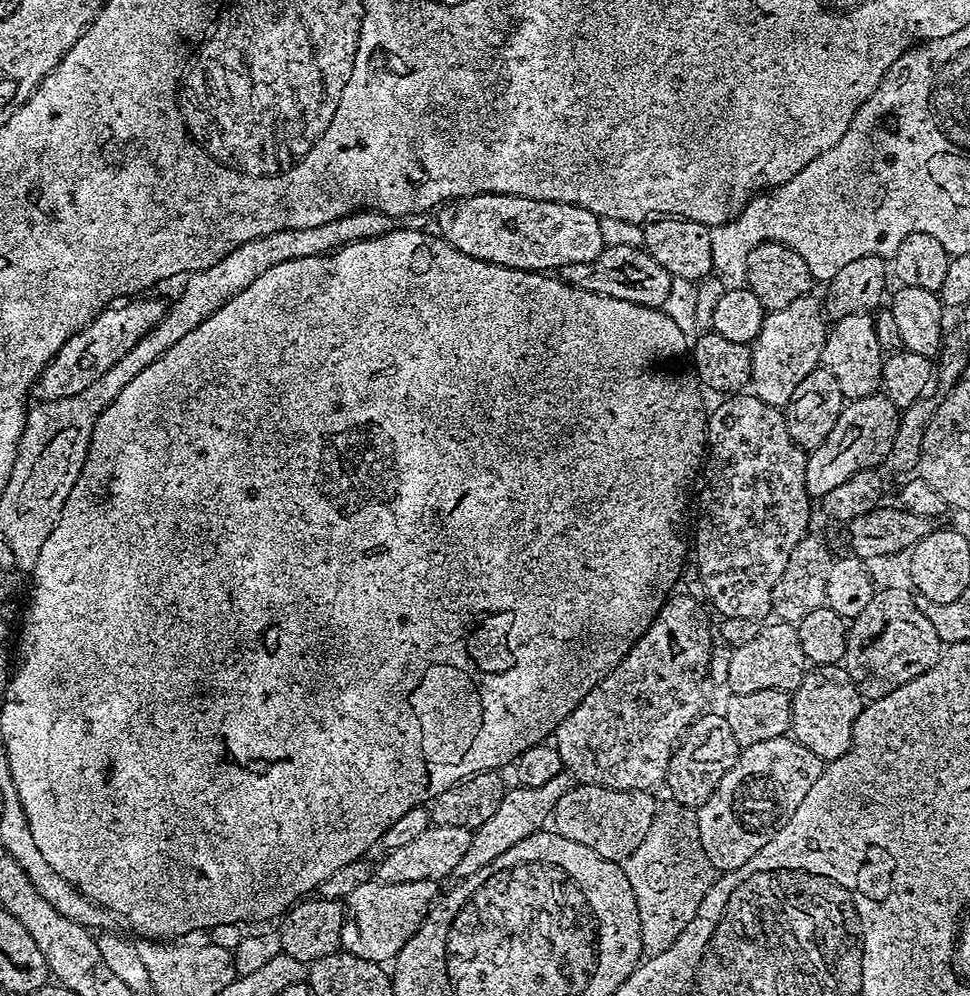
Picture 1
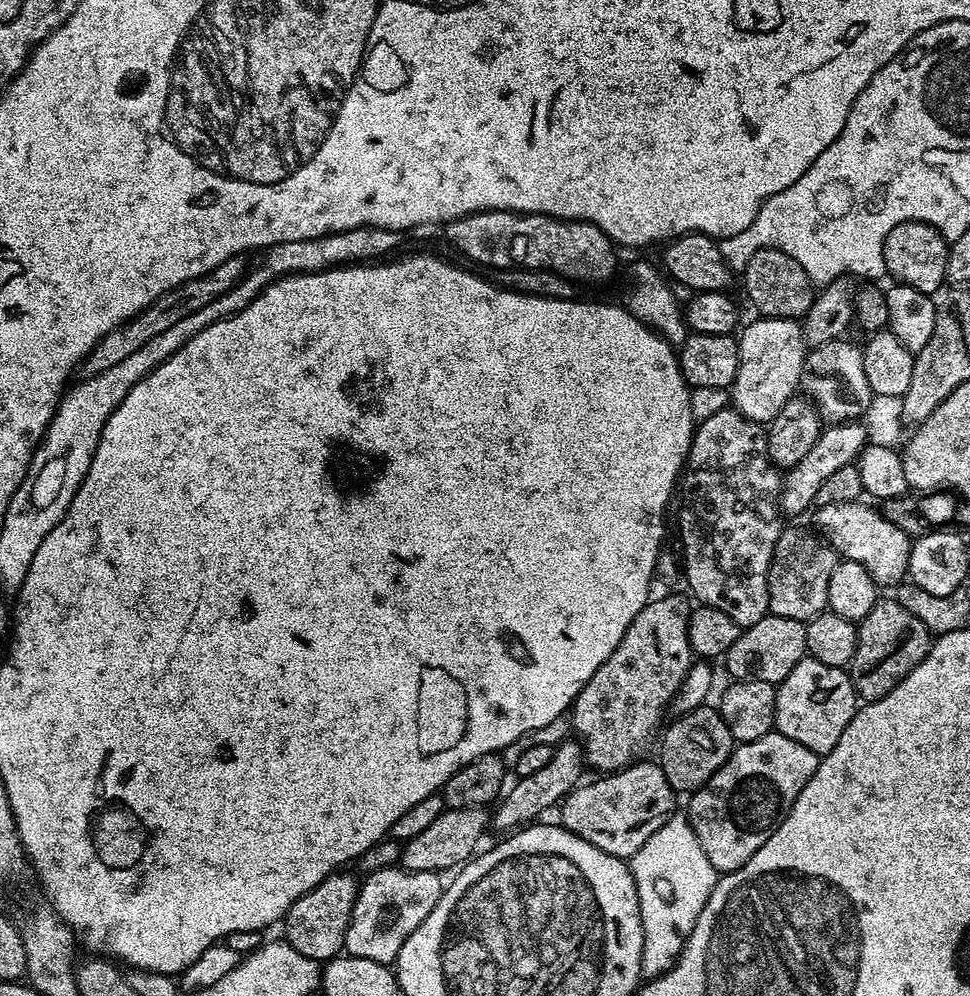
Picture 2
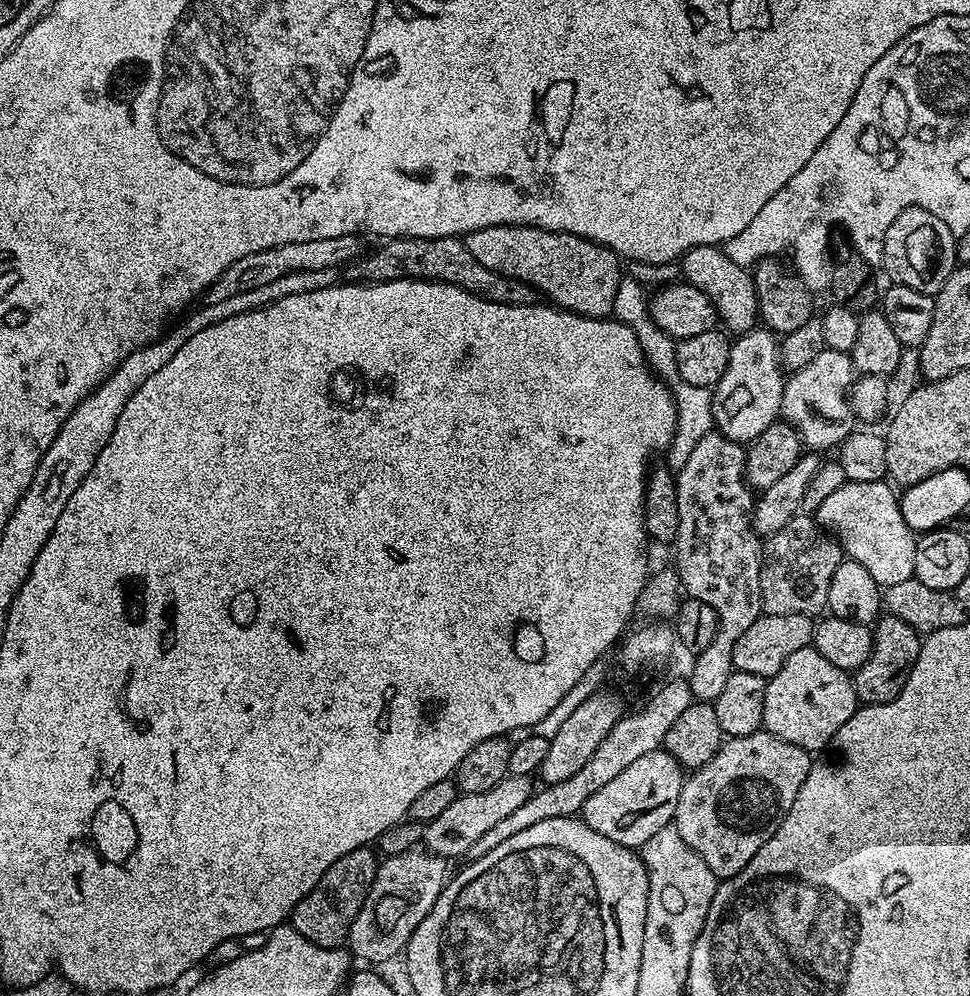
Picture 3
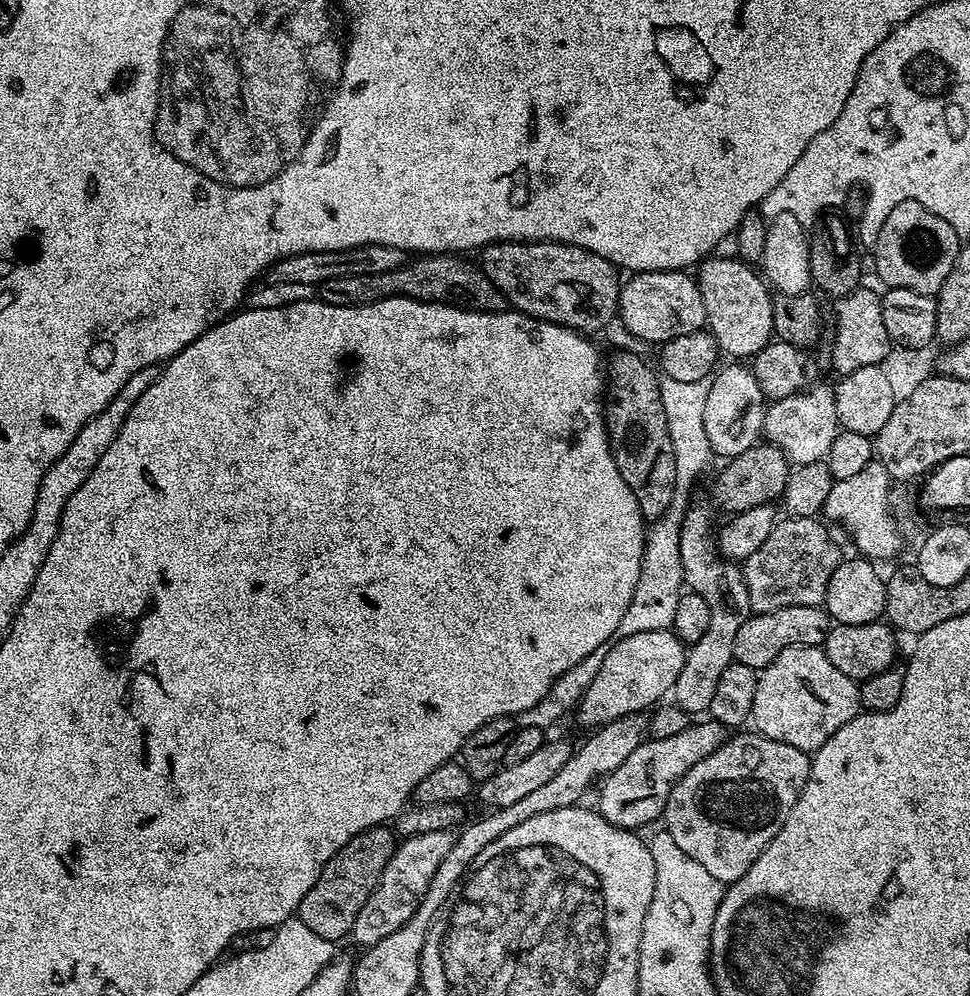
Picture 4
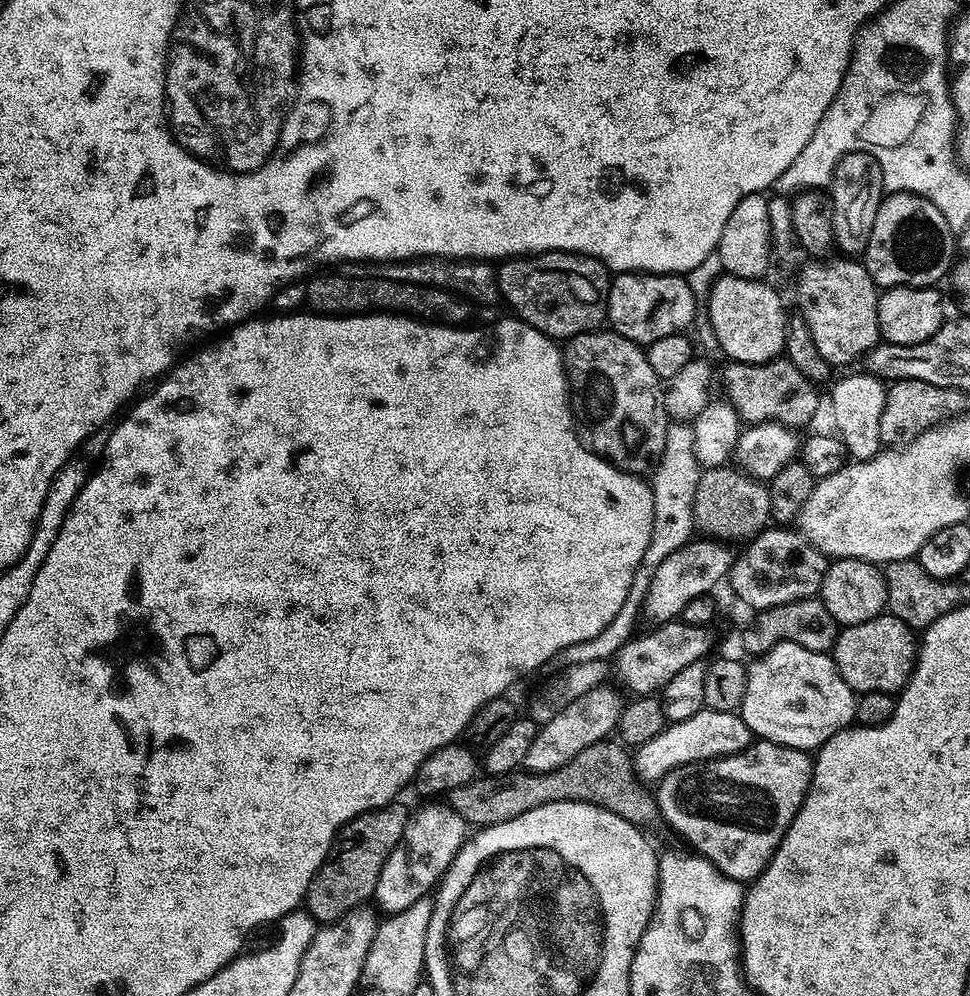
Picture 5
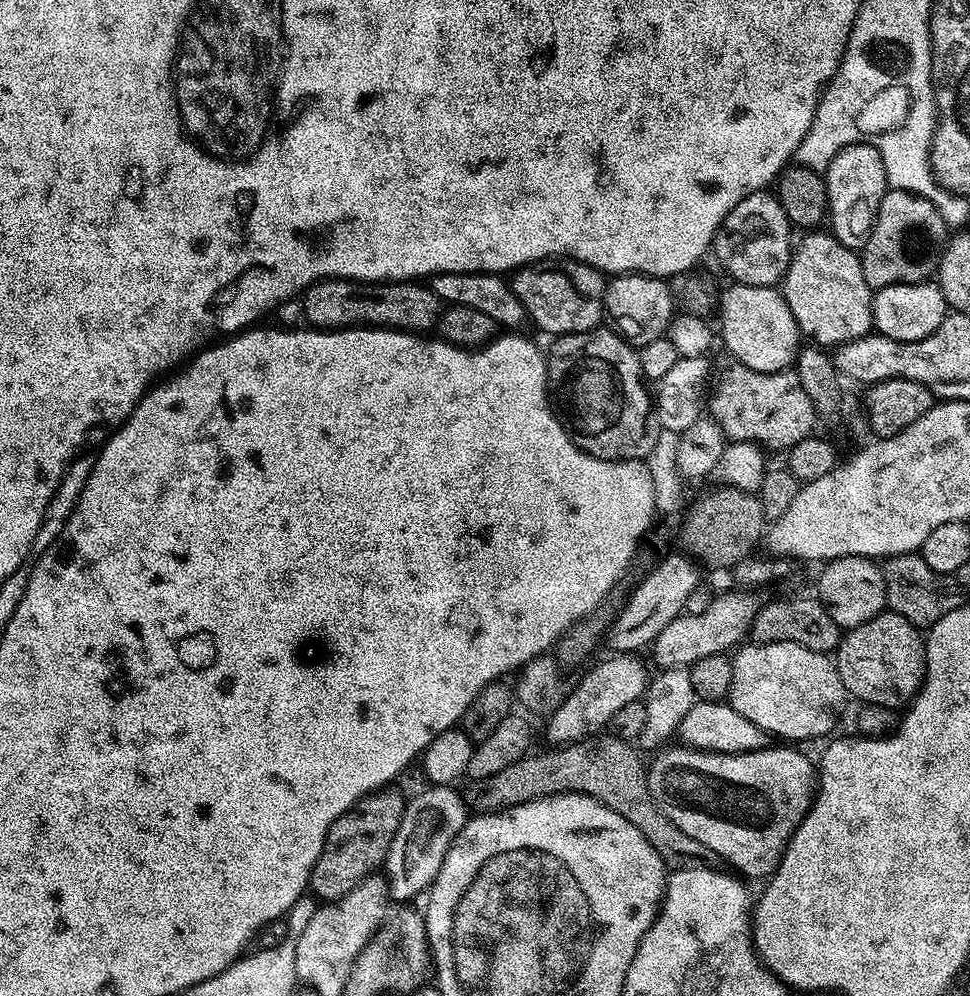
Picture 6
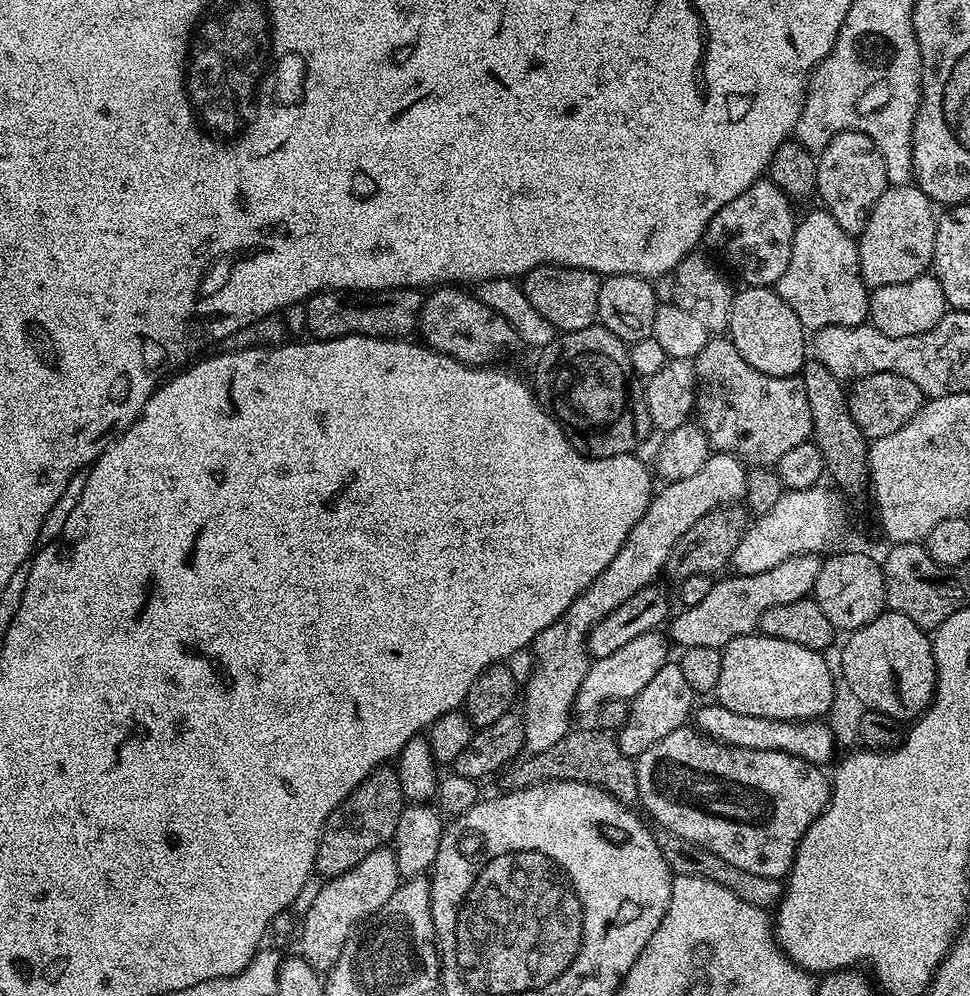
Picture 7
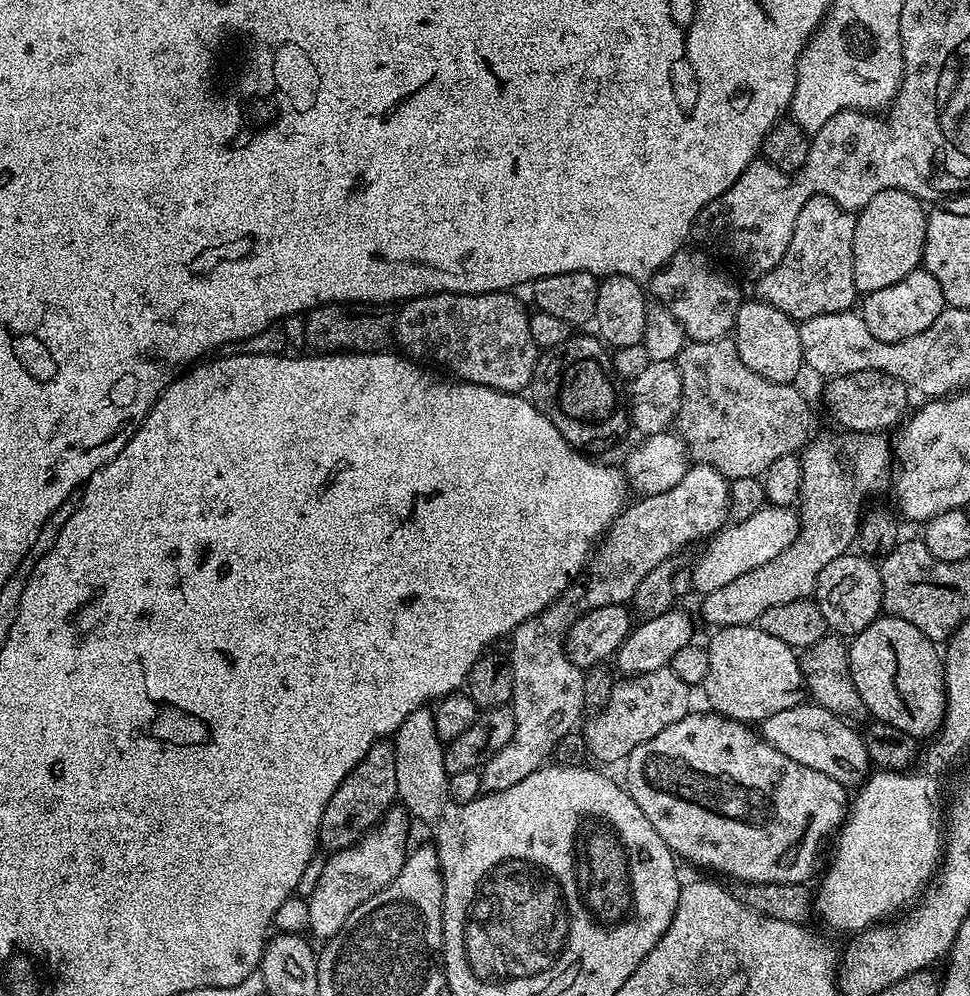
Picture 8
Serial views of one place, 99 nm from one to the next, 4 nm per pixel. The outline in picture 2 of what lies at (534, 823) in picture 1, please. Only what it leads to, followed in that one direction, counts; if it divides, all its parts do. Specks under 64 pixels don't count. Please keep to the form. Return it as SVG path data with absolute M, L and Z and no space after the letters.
M568 738L555 745L550 762L542 766L529 776L521 776L515 782L516 785L509 787L503 793L502 799L495 805L496 813L493 811L490 816L490 824L493 829L497 828L500 834L508 834L521 826L527 826L539 821L540 816L547 808L555 809L560 801L581 783L580 776L586 772L586 761L582 755L582 749L575 739Z

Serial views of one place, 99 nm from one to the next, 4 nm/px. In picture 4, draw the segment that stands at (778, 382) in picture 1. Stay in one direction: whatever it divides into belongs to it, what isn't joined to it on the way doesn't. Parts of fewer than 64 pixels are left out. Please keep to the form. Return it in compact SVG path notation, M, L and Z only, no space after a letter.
M732 362L729 368L721 367L713 378L713 386L707 395L703 425L709 438L709 446L717 457L731 458L750 450L761 439L764 431L766 397L758 386L751 367Z

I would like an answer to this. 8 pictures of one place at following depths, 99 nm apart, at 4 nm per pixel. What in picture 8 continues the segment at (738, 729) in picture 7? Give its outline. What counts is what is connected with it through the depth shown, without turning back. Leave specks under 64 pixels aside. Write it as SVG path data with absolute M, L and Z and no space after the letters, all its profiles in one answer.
M801 702L759 721L758 731L774 750L786 754L786 758L794 758L798 766L810 766L810 770L818 770L818 774L826 774L845 786L859 786L870 775L868 751L863 735L844 720L847 719L843 715L826 710L820 704Z

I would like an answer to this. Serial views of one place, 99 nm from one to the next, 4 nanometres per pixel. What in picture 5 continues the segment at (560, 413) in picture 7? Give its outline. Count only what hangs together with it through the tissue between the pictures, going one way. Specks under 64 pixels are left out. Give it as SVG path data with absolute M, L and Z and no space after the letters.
M597 330L573 336L567 341L563 353L574 419L582 429L582 436L588 447L603 460L633 477L643 477L640 476L643 472L651 473L663 458L670 417L664 406L665 389L658 374L654 374L650 366L647 351L617 332Z

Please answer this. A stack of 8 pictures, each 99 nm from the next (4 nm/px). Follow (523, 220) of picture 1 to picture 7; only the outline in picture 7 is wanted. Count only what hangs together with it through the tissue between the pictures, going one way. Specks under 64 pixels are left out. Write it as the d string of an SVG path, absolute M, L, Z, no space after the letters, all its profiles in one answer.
M539 264L537 268L532 268L525 272L522 277L522 287L526 298L530 298L530 306L546 318L561 333L573 332L574 330L586 330L592 324L597 323L598 317L598 290L600 289L601 277L597 273L585 268L567 268L561 264Z

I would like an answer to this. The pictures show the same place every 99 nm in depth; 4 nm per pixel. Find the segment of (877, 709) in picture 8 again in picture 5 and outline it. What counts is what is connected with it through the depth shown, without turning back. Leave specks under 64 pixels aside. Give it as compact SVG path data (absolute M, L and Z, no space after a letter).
M881 614L870 618L870 622L861 624L850 624L841 627L836 633L836 645L830 653L832 660L836 663L838 674L846 678L846 686L850 686L853 692L890 692L899 693L908 679L912 677L912 667L916 665L916 653L918 651L918 640L913 629L903 624L897 616Z

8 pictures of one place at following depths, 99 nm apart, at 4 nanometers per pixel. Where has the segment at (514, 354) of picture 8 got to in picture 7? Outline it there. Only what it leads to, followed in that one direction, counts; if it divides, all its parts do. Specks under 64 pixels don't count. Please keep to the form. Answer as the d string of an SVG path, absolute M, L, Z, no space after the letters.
M440 286L425 299L422 310L420 311L420 322L418 325L418 336L427 347L435 352L446 354L463 364L469 364L471 368L483 368L485 366L496 366L501 363L503 356L511 354L515 348L518 348L518 337L514 326L502 318L490 306L486 306L482 301L477 300L471 291L459 292L456 286Z

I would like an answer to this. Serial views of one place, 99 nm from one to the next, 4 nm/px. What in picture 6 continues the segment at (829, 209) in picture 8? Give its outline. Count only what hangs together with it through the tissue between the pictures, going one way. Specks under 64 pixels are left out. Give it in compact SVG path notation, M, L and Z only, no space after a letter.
M814 230L808 235L805 235L805 240L797 246L796 252L791 253L790 259L788 261L788 268L784 271L784 279L782 281L782 291L784 294L784 301L786 306L790 306L790 314L794 314L794 322L800 327L801 333L805 337L808 336L813 345L819 346L825 350L835 349L837 346L842 344L849 344L854 342L858 338L869 335L873 331L874 325L872 322L872 298L874 295L874 289L868 285L866 282L866 274L862 270L862 262L860 261L860 256L857 255L853 249L842 246L842 242L836 236L833 236L831 231L824 230Z

